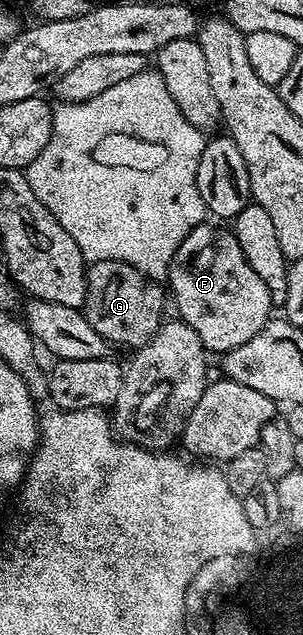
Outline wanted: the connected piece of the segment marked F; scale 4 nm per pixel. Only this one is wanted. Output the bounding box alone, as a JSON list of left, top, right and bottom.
[169,222,273,354]

